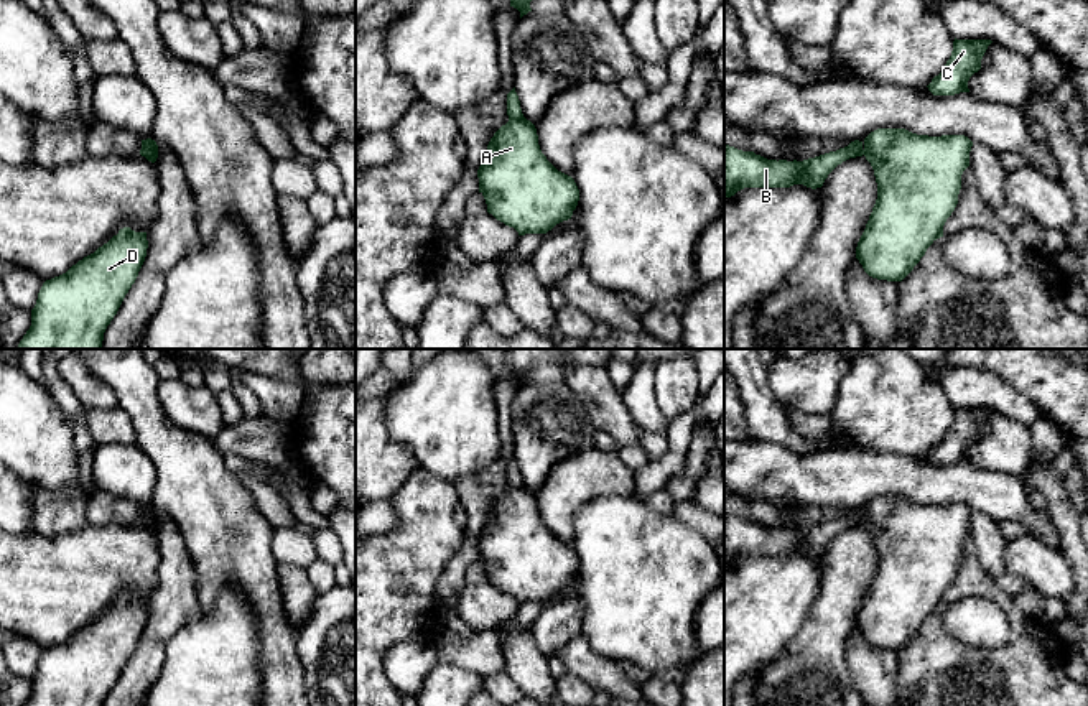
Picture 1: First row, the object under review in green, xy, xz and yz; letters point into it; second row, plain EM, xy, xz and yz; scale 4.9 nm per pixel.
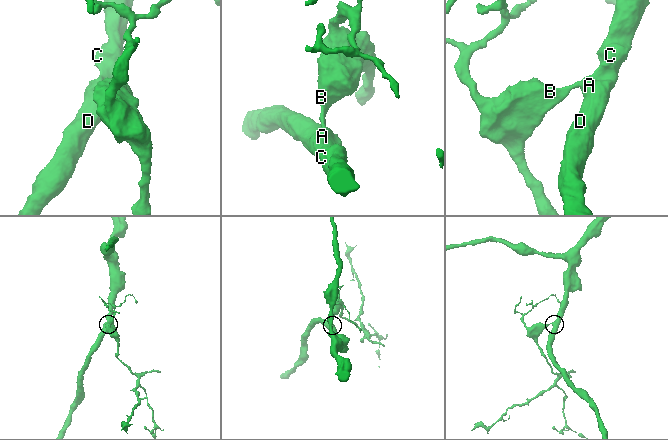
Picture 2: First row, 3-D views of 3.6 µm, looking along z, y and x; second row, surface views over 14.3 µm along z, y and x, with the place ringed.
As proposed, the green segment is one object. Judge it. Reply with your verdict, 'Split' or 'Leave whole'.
Split

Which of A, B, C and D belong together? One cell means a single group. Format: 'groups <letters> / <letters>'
groups A C D / B

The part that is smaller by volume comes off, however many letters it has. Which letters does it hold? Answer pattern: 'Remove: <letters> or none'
Remove: B

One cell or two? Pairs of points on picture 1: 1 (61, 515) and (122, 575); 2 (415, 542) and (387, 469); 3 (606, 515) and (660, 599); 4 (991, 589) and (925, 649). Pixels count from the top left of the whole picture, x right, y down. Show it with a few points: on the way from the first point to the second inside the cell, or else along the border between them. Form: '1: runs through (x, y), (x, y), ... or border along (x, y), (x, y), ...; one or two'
1: border along (88, 524), (56, 535), (38, 534); two
2: border along (417, 468), (389, 499); two
3: runs through (616, 537), (642, 573), (642, 578); one
4: runs through (968, 589), (958, 589), (945, 603), (934, 626); one

